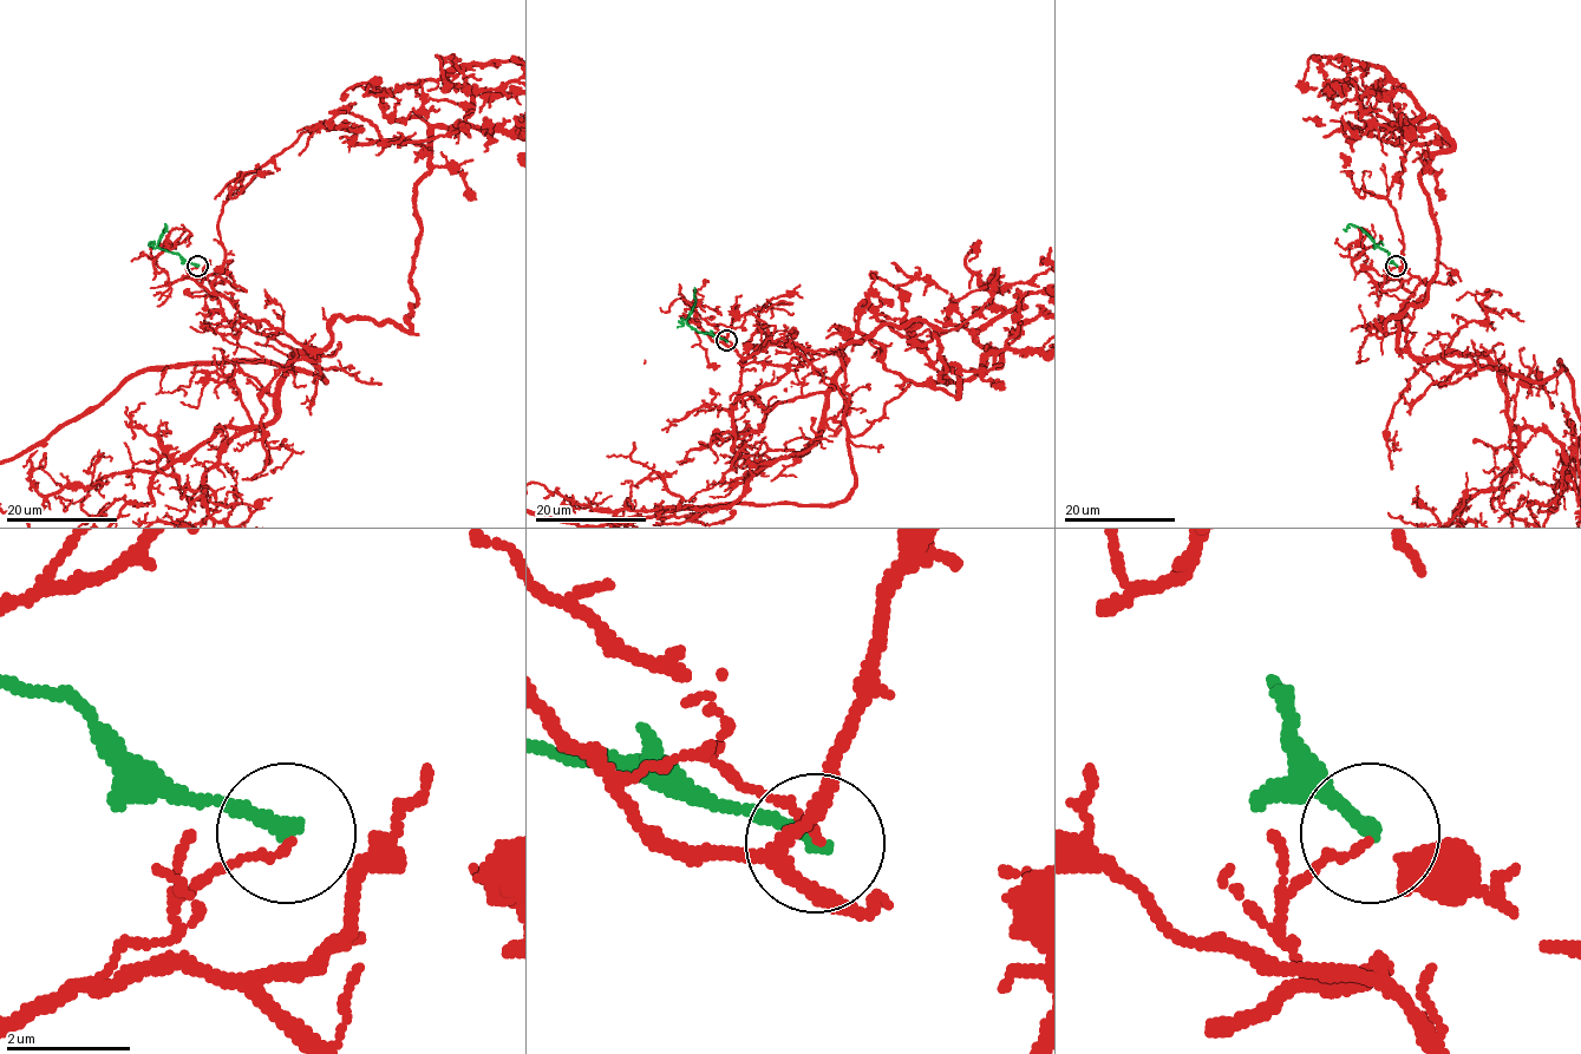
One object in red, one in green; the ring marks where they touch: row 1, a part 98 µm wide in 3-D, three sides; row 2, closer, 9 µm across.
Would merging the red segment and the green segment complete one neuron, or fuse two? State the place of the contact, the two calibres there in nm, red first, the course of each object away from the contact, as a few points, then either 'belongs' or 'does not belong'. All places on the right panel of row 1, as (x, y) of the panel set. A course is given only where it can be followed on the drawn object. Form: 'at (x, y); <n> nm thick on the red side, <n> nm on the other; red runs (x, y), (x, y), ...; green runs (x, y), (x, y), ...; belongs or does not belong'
at (1396, 266); 120 nm thick on the red side, 220 nm on the other; red runs (1397, 266), (1415, 358), (1569, 374), (1574, 455), (1555, 470), (1510, 465); green runs (1397, 266), (1359, 227), (1350, 223), (1343, 229); does not belong

